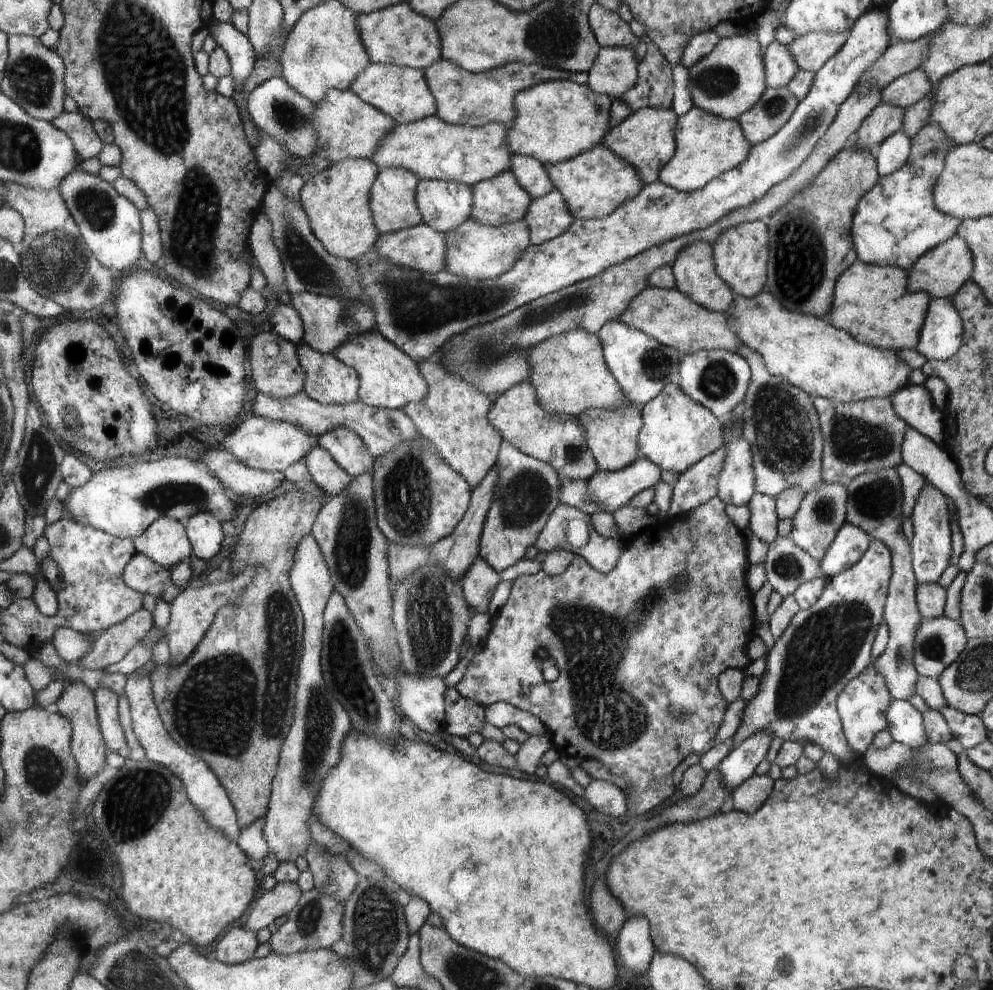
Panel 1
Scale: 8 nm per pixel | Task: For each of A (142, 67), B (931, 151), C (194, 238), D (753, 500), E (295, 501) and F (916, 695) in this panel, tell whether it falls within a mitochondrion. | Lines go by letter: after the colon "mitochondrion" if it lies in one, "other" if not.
A: mitochondrion
B: mitochondrion
C: mitochondrion
D: other
E: other
F: other

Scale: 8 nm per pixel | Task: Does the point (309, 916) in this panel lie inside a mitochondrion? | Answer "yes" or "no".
yes

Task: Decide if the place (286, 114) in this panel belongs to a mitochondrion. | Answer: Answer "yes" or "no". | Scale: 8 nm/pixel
yes

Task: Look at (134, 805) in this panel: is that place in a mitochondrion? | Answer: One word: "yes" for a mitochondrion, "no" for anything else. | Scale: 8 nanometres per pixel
yes

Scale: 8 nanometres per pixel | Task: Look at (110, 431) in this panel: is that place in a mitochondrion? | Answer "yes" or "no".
no

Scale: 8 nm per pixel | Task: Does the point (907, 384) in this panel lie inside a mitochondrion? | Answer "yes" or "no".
no

